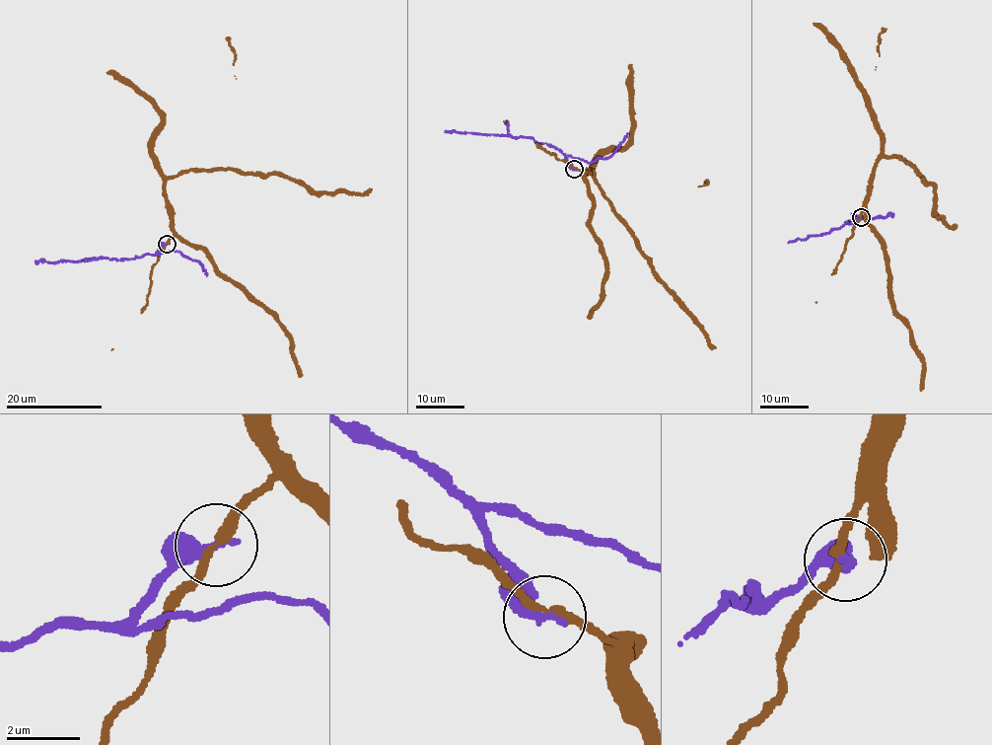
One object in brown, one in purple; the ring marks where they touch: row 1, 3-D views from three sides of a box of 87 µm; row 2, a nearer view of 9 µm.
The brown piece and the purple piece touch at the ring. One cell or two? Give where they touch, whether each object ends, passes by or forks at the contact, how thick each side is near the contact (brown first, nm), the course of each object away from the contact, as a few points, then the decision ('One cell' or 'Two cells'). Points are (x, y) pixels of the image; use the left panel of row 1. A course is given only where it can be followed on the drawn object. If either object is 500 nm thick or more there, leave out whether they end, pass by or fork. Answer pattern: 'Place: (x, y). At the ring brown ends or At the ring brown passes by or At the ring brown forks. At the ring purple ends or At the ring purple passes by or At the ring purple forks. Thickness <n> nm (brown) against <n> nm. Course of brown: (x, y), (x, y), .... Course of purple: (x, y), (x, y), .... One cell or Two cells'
Place: (167, 244). At the ring brown passes by. At the ring purple ends. Thickness 240 nm (brown) against 400 nm. Course of brown: (167, 244), (173, 227), (165, 186), (182, 172), (231, 168), (279, 174), (316, 191), (372, 188). Course of purple: (167, 244), (155, 254), (132, 259), (98, 258), (54, 262), (35, 260). Two cells

